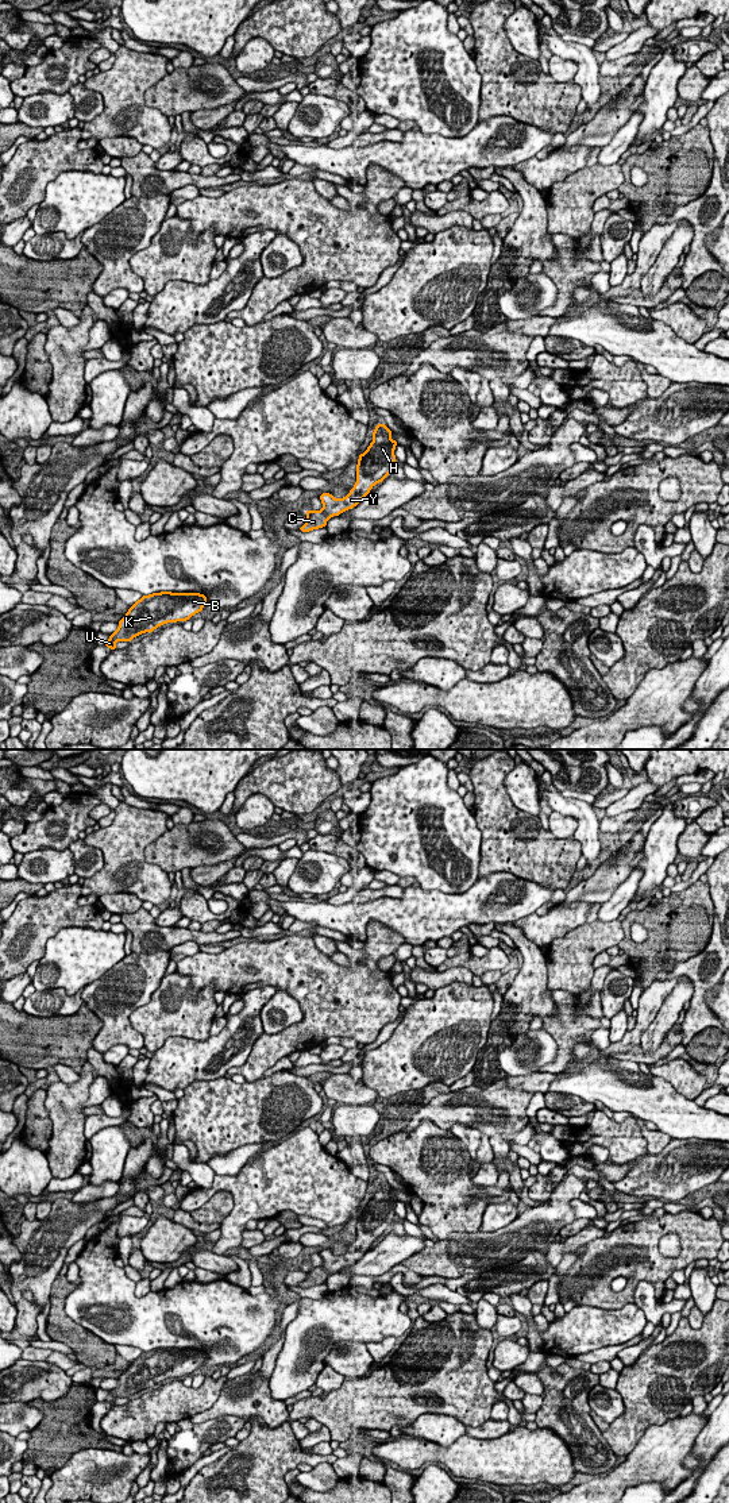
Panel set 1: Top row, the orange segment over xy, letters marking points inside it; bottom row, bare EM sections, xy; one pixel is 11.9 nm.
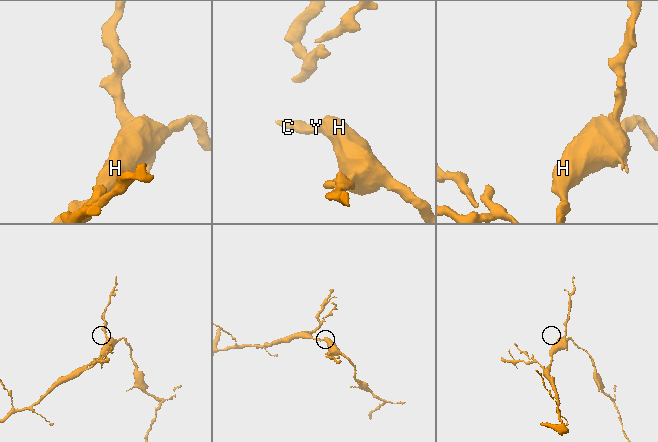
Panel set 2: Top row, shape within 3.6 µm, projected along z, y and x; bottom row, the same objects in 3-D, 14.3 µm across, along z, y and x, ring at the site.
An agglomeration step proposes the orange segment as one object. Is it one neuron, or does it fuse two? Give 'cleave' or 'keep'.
keep

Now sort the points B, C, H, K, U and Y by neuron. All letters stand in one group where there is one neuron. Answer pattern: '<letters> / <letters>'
B C H K U Y

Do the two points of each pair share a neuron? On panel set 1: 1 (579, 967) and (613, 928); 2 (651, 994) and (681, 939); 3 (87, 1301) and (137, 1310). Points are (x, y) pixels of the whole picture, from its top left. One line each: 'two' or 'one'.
1: one
2: two
3: one

